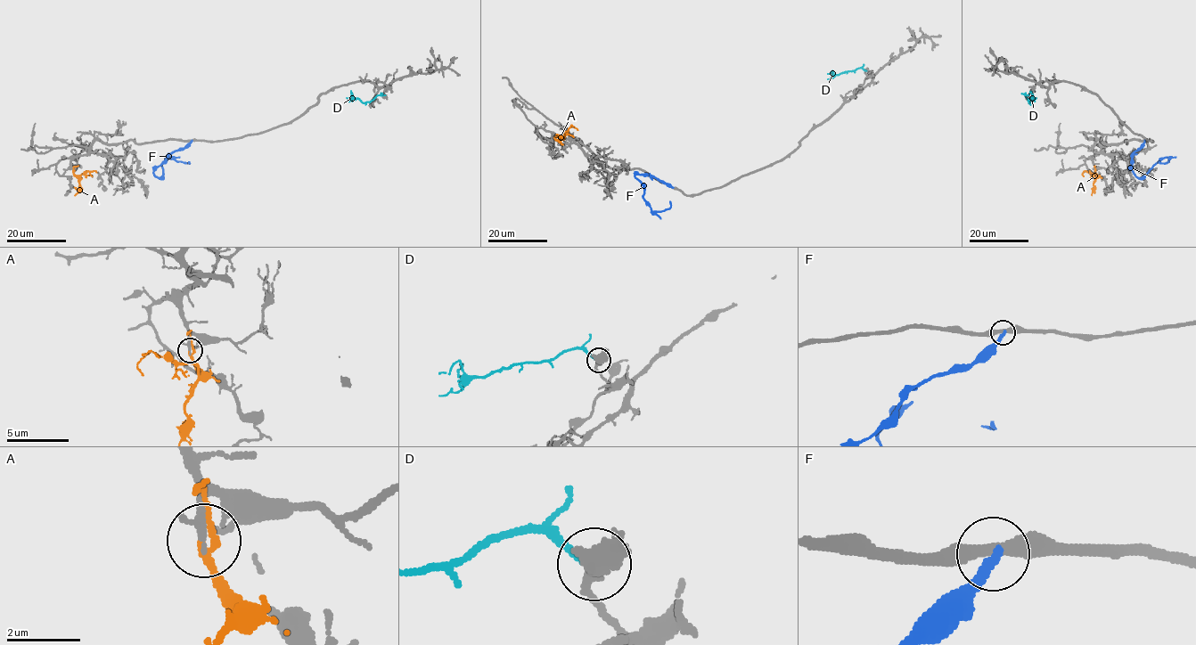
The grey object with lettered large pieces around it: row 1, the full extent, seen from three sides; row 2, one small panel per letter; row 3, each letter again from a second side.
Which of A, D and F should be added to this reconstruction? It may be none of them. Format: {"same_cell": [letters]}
{"same_cell": ["A"]}

